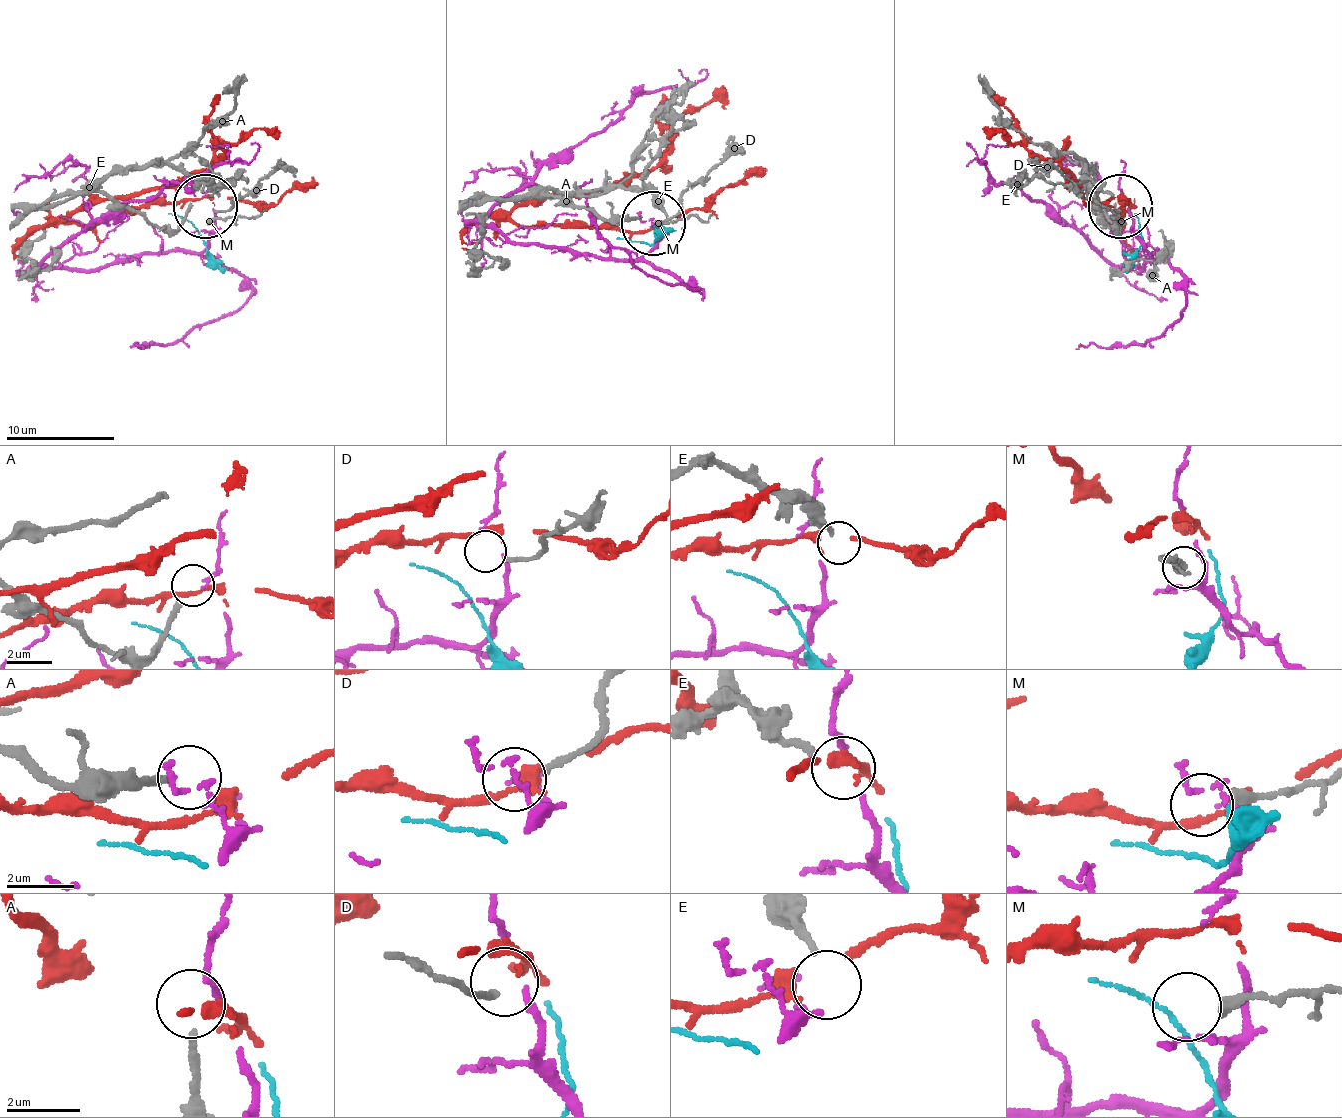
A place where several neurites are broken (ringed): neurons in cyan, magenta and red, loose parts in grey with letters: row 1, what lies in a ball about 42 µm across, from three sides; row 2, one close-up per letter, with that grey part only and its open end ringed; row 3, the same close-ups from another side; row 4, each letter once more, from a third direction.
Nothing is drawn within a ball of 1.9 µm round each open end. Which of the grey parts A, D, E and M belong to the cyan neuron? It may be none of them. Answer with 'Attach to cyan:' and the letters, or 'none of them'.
Attach to cyan: none of them

